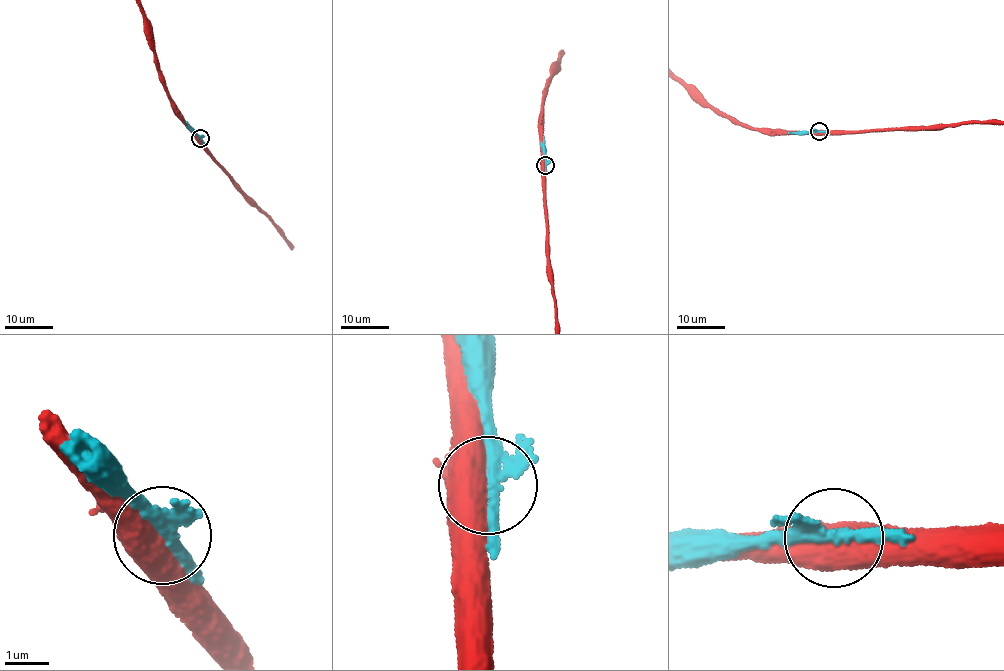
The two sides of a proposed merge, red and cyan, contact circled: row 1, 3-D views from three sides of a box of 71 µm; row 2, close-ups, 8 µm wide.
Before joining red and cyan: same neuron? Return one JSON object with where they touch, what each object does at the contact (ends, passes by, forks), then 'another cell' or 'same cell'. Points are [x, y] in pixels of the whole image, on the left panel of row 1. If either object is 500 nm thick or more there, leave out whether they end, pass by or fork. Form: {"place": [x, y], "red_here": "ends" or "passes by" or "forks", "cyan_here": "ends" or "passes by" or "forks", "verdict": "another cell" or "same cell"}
{"place": [200, 138], "verdict": "another cell"}

